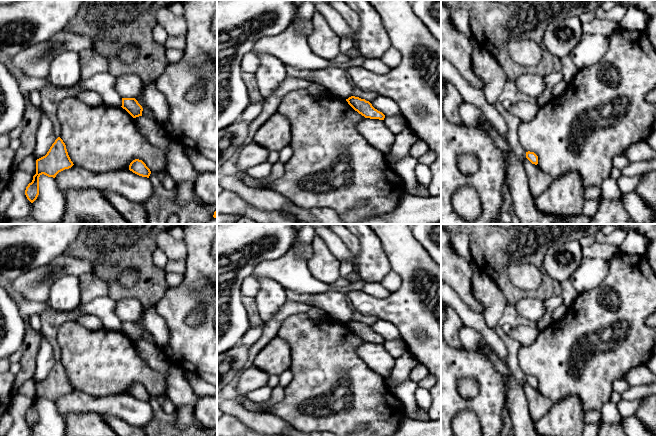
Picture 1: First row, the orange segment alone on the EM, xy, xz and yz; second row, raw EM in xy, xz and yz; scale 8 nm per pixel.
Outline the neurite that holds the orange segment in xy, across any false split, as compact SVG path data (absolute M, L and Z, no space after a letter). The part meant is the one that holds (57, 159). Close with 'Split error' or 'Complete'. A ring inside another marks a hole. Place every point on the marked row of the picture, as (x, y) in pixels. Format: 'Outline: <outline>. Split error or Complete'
Outline: M58 137L47 154L36 160L36 174L33 176L32 182L28 184L25 190L27 199L31 203L37 199L39 195L39 177L42 174L55 178L59 172L69 169L73 165L65 143Z. Complete

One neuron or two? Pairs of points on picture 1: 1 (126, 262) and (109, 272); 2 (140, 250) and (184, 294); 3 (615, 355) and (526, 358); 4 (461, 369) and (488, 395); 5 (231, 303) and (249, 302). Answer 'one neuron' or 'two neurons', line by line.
1: one neuron
2: two neurons
3: one neuron
4: one neuron
5: two neurons

